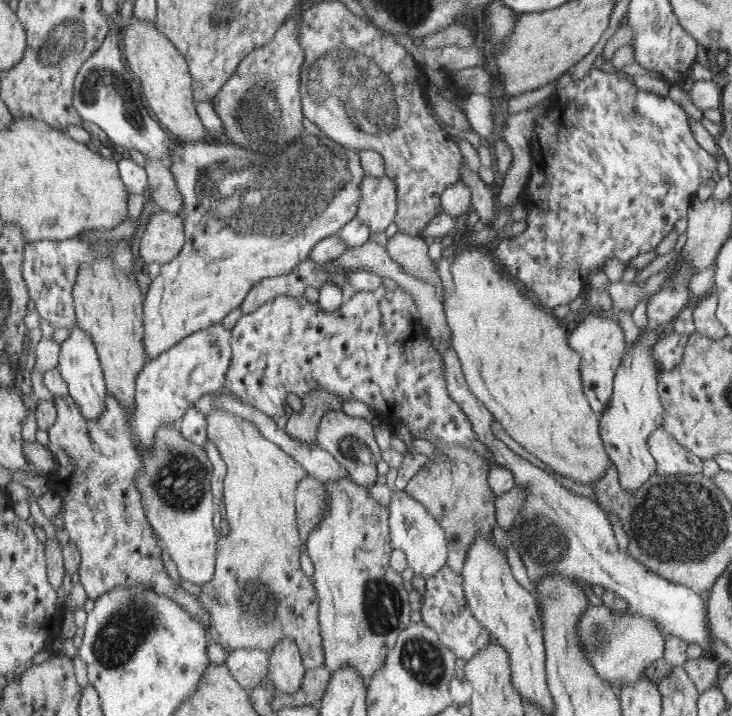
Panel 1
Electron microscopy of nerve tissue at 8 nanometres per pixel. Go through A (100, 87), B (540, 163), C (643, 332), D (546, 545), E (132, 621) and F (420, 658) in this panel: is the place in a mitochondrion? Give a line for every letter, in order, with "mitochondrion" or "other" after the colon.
A: mitochondrion
B: other
C: other
D: mitochondrion
E: mitochondrion
F: mitochondrion

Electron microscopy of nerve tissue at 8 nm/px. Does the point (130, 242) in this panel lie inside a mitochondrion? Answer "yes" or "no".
no

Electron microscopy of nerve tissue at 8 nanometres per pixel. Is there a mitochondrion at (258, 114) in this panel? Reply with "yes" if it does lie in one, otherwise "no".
yes

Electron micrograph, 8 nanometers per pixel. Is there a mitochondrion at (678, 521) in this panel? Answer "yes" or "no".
yes

